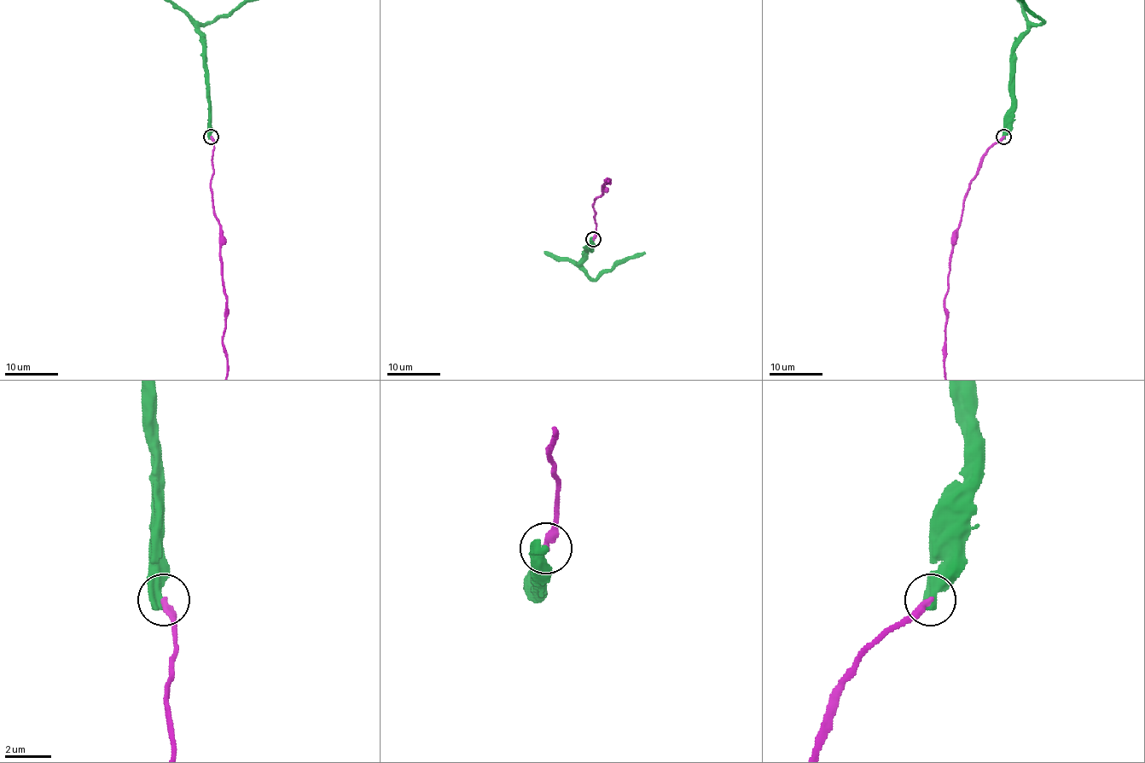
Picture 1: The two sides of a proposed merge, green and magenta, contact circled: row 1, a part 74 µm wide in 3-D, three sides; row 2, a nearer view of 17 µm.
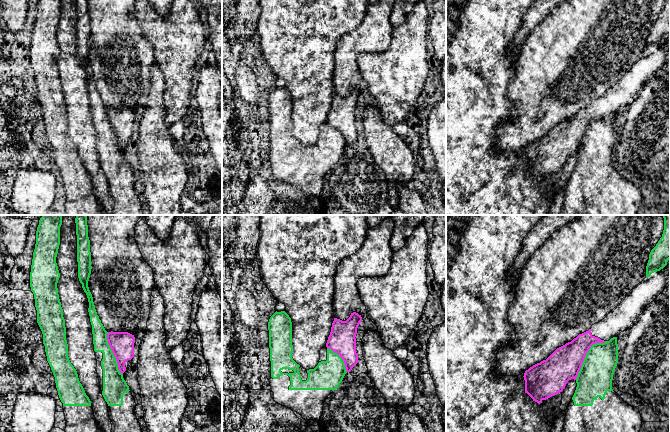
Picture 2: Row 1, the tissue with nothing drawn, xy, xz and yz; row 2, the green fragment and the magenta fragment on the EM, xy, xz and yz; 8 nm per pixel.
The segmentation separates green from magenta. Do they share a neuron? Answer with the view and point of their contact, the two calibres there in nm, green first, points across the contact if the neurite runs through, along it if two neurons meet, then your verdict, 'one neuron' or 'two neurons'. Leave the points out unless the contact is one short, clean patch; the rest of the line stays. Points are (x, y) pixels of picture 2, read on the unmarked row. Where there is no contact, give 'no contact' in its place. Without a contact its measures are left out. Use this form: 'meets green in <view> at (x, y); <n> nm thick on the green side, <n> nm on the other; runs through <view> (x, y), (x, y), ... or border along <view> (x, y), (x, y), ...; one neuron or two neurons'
meets green in yz at (585, 132); 280 nm thick on the green side, 260 nm on the other; border along yz (605, 117), (594, 119), (590, 123), (575, 155); two neurons

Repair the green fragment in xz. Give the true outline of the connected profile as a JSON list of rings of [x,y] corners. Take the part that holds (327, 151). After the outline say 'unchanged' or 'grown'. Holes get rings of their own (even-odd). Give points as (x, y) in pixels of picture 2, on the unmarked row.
[[[285,87],[275,88],[268,98],[271,153],[278,155],[285,150],[290,153],[289,166],[335,166],[347,149],[344,137],[327,124],[327,136],[314,145],[307,146],[306,157],[301,155],[300,141],[293,134],[292,98]]]; unchanged

